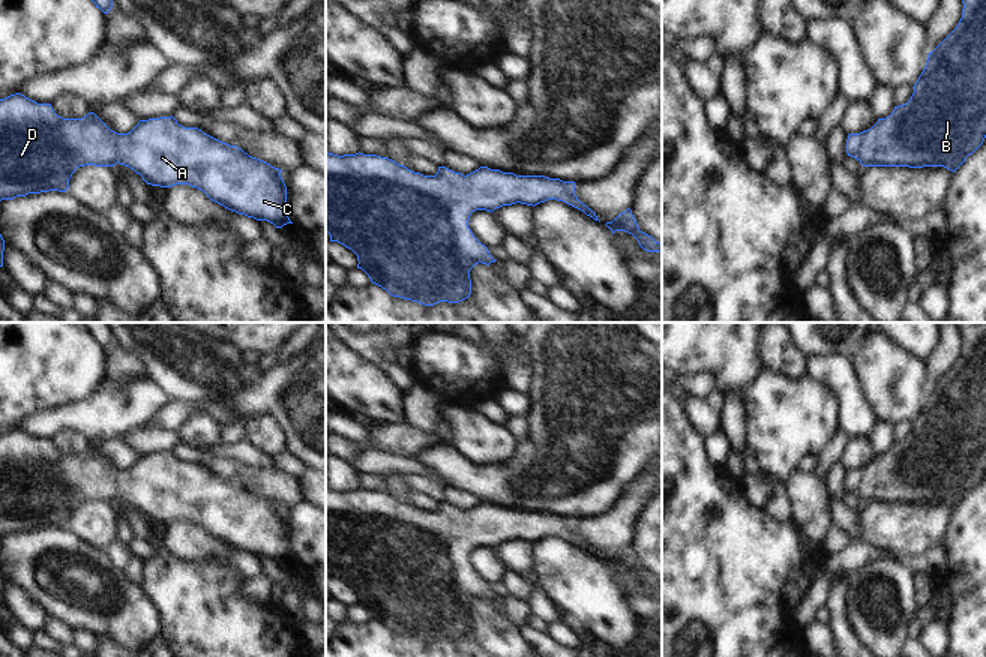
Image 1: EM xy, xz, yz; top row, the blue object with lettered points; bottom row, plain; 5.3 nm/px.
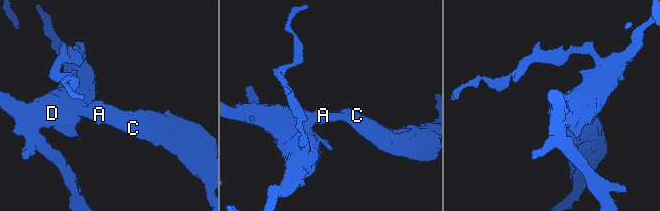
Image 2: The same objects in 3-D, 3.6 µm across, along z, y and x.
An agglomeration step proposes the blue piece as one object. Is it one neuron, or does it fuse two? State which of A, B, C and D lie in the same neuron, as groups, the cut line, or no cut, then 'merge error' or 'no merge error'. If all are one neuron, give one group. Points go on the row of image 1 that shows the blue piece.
groups A B C D; cut none; no merge error

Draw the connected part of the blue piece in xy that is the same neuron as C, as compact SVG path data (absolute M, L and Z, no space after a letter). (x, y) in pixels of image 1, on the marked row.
M21 93L0 99L0 201L50 190L66 192L77 168L114 166L117 162L134 170L147 184L189 184L239 214L267 220L276 228L293 224L282 170L198 128L185 128L173 116L140 120L131 132L117 134L95 112L83 118L63 118L51 104L38 104Z

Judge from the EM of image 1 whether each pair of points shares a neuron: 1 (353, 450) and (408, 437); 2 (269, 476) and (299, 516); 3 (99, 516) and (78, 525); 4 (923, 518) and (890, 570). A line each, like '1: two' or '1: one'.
1: one
2: two
3: one
4: two

